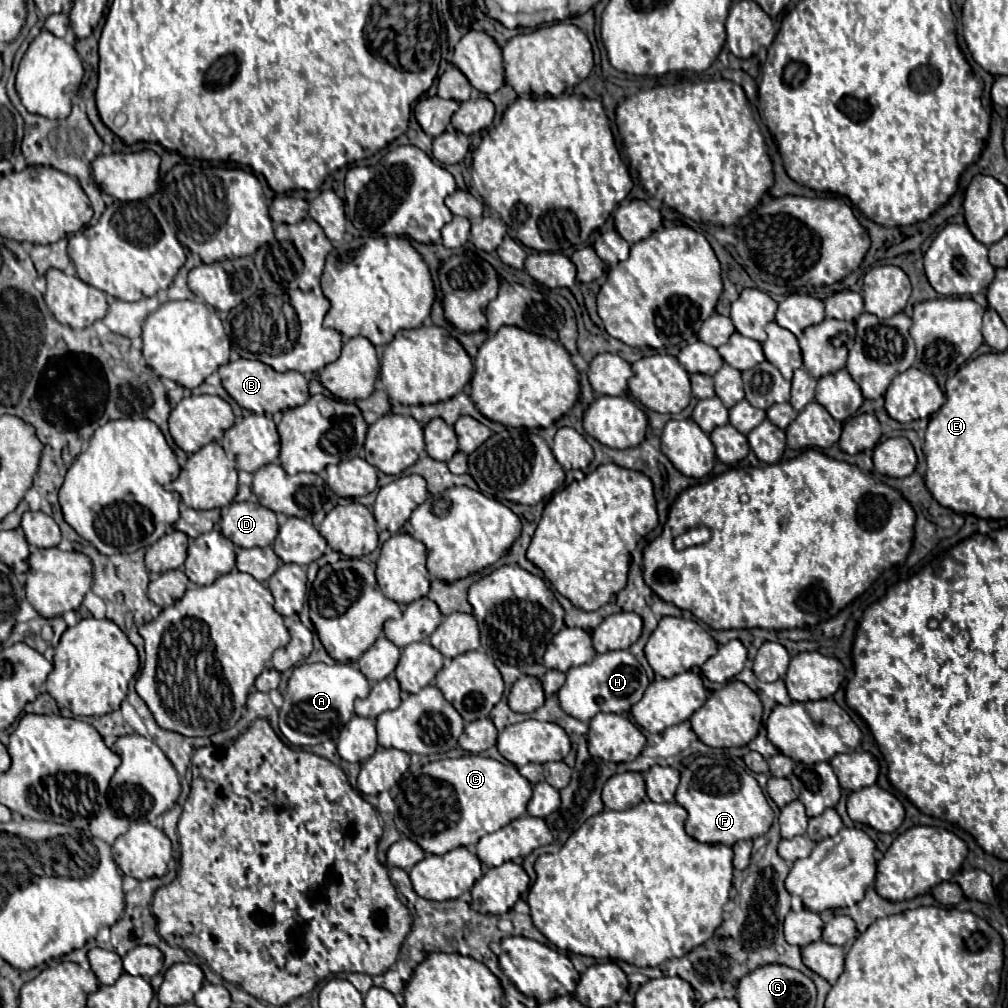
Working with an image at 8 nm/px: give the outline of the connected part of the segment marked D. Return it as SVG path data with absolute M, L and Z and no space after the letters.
M233 502L223 508L221 532L235 546L269 546L277 536L275 512L253 502Z

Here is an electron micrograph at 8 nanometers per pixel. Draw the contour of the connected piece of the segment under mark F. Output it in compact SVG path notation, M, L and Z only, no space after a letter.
M697 756L689 766L685 766L681 770L681 784L675 792L675 800L689 814L687 822L685 822L687 834L691 838L695 838L697 842L705 842L705 844L733 846L739 840L753 840L757 836L763 836L773 822L773 810L771 810L761 786L753 778L753 774L749 770L737 766L733 760L727 760L727 758Z

